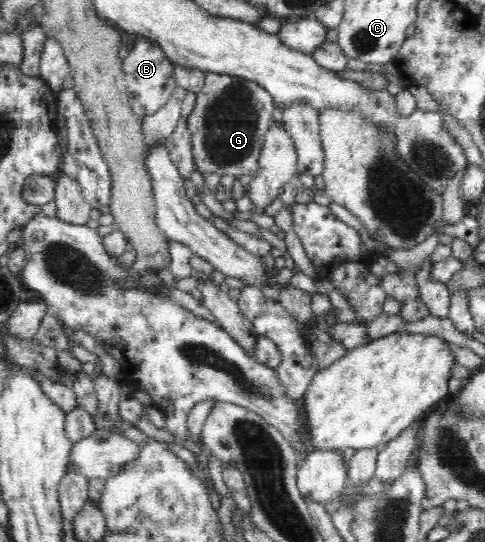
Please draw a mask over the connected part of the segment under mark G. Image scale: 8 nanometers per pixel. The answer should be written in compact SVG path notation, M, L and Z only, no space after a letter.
M205 71L204 86L187 118L192 133L192 154L196 170L203 174L229 174L238 178L258 170L264 133L274 124L274 98L254 81L229 74Z

